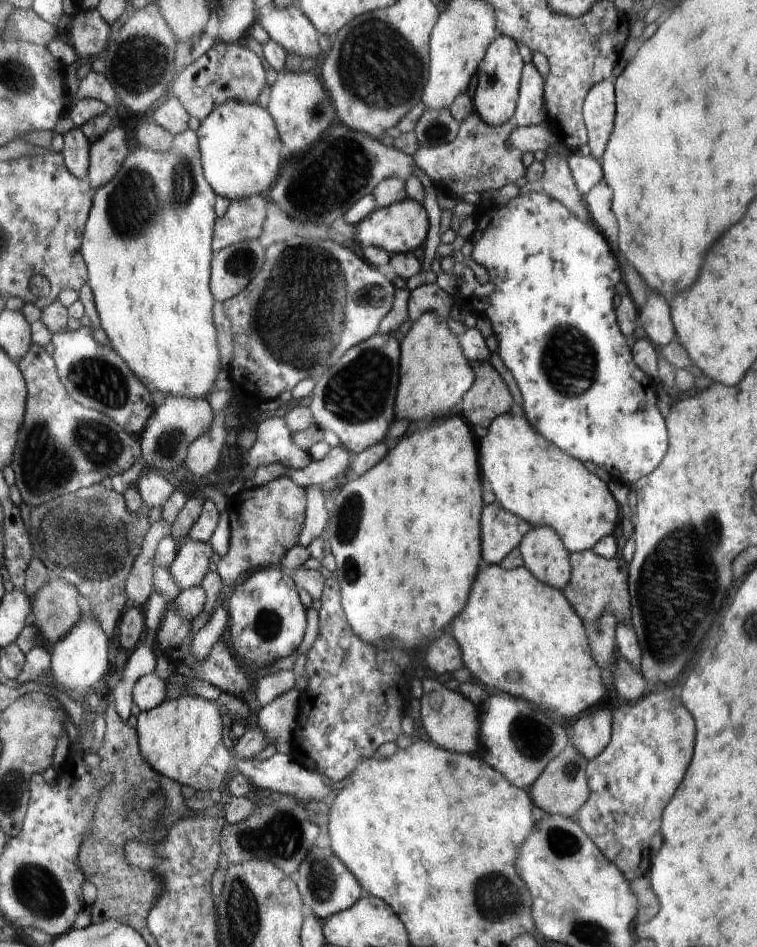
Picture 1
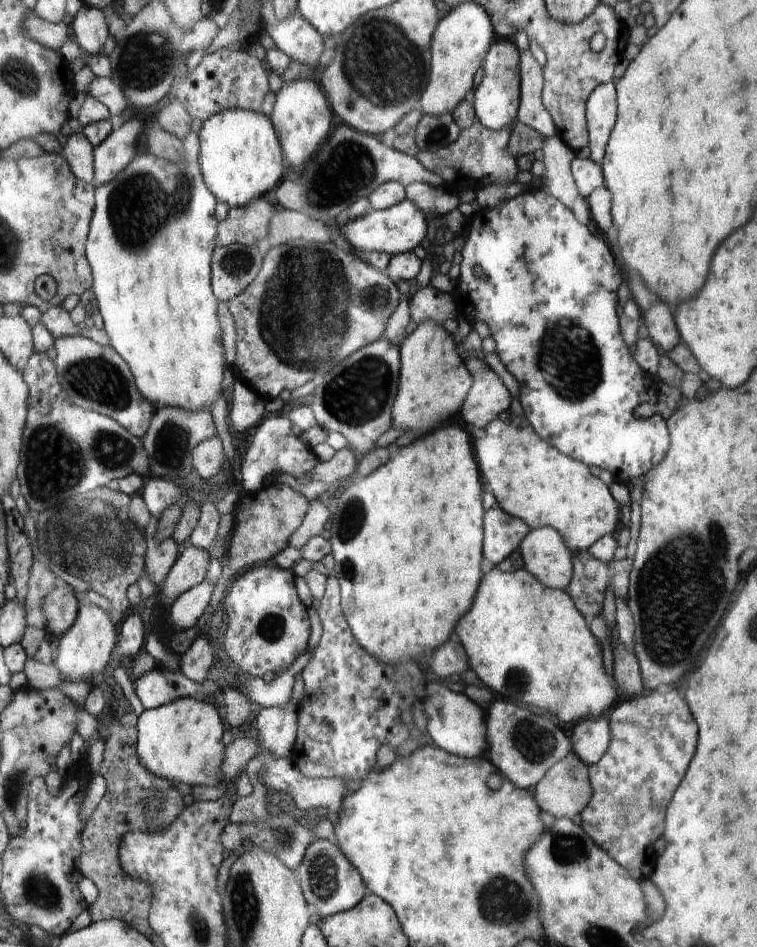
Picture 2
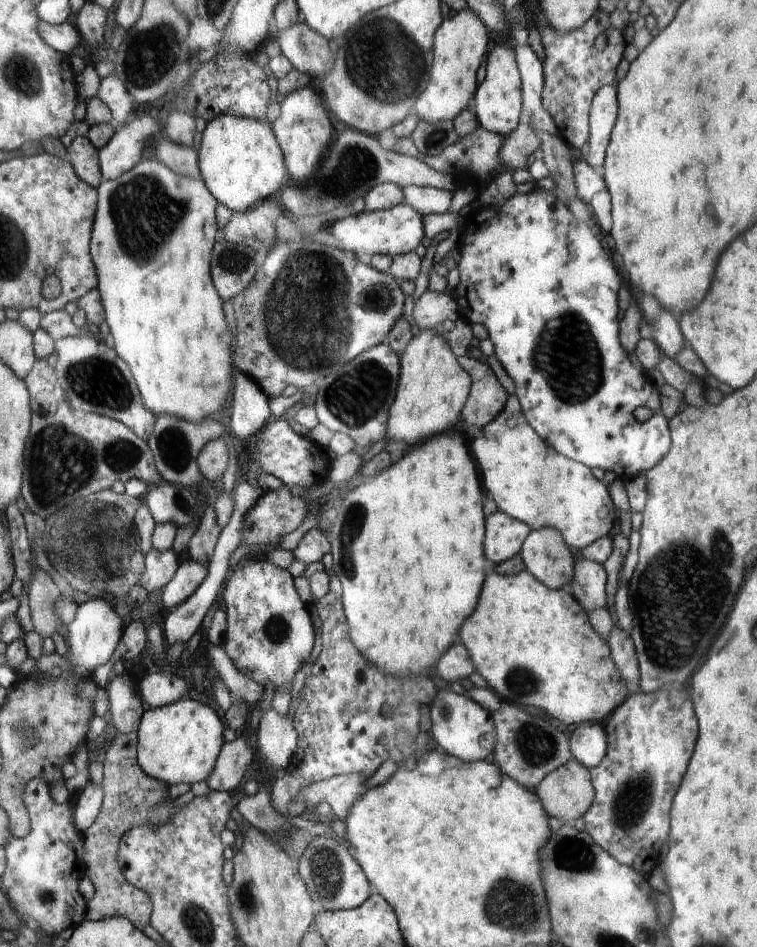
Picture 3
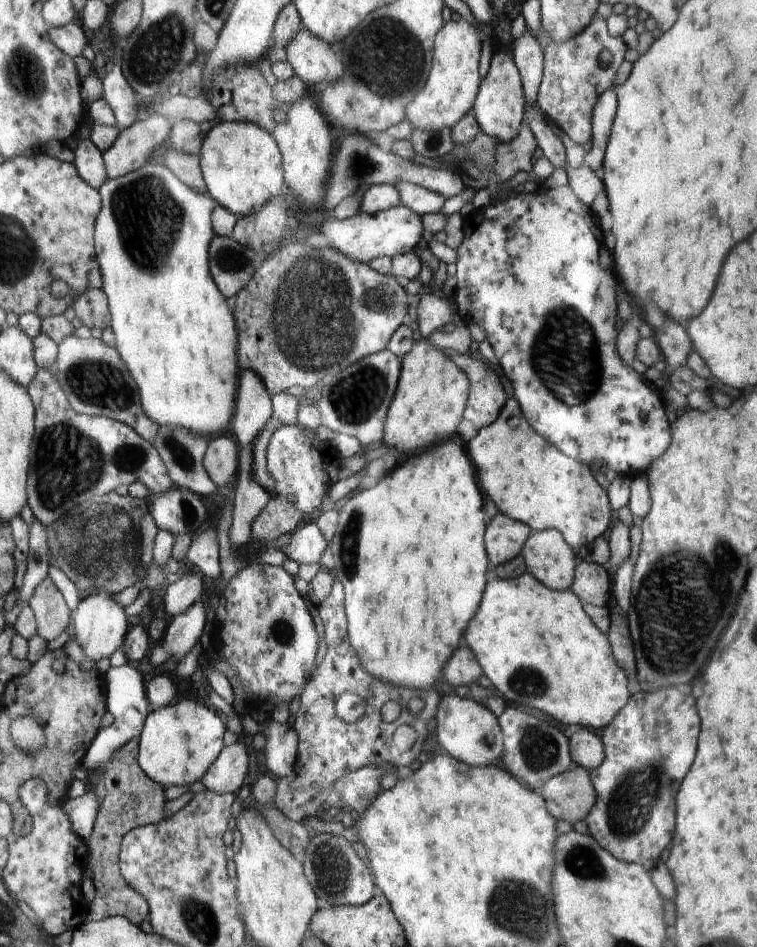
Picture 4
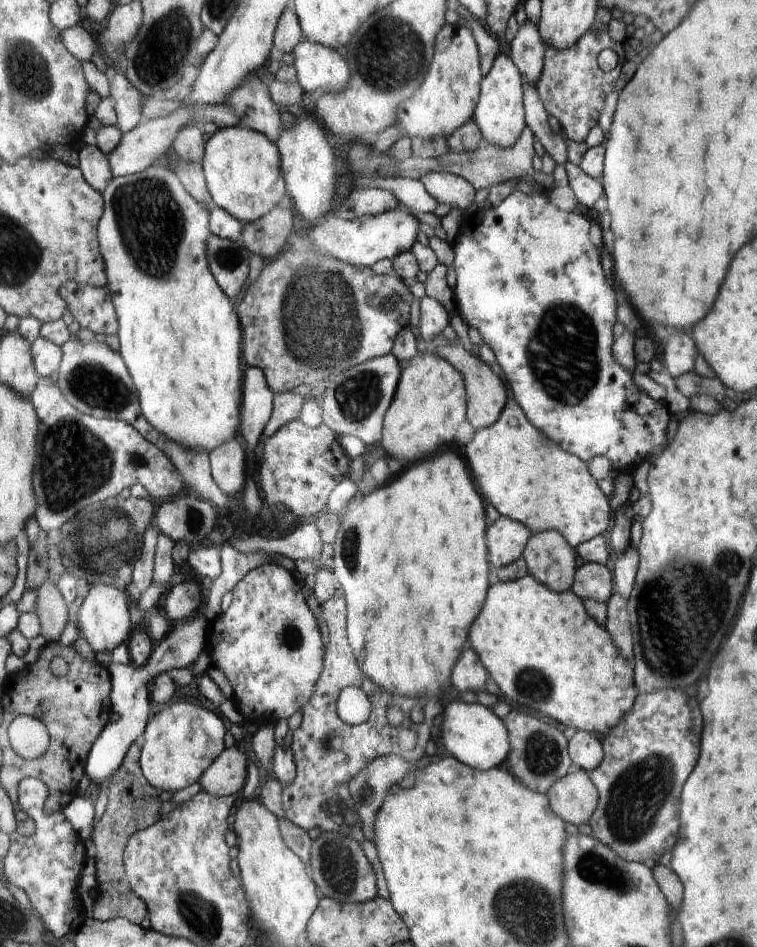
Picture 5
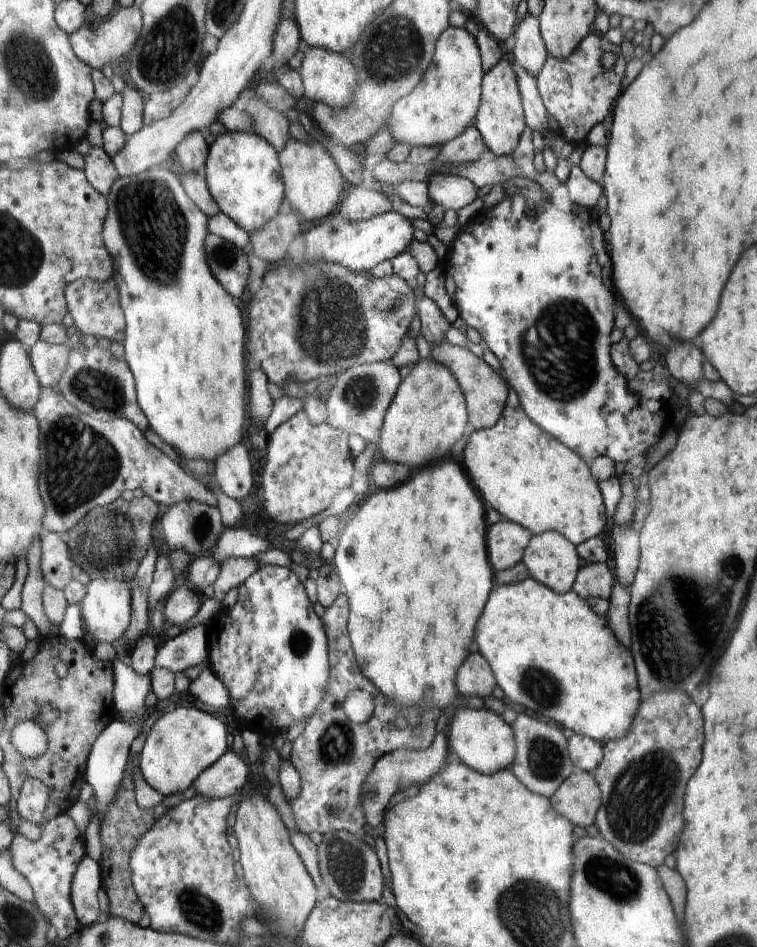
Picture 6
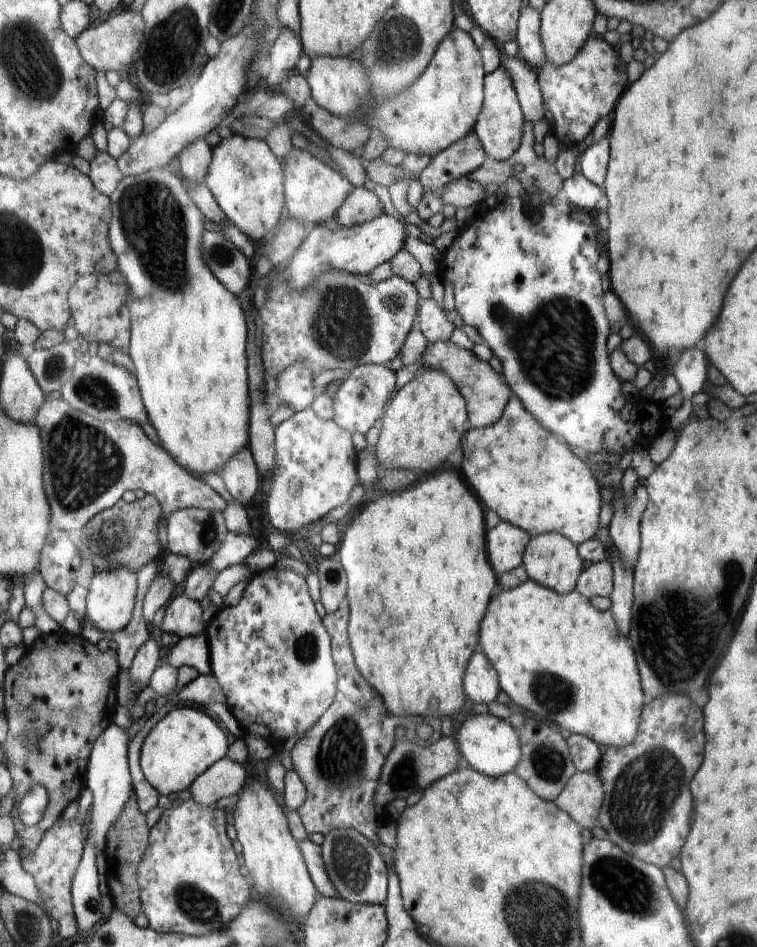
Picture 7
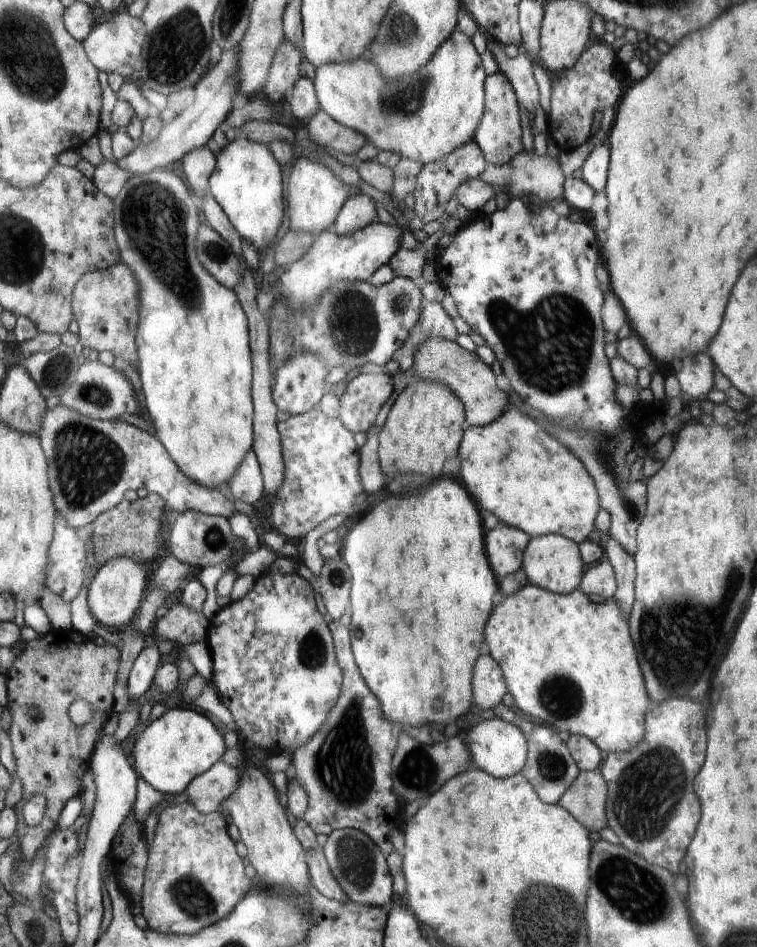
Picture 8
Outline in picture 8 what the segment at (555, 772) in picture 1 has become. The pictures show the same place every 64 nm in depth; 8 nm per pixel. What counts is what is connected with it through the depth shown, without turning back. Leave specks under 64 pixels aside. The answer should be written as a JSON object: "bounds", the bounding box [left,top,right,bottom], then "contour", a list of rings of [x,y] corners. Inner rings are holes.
{"bounds":[557,770,607,832],"contour":[[[592,770],[580,773],[557,804],[571,812],[588,830],[599,832],[607,826],[606,802],[607,781]]]}

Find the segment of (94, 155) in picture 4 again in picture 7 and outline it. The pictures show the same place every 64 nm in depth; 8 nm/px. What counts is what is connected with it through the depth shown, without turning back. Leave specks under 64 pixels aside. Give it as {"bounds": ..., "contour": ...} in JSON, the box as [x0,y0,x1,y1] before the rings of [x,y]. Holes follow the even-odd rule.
{"bounds":[89,152,126,197],"contour":[[[99,152],[91,162],[92,172],[89,174],[95,185],[104,194],[111,197],[120,183],[126,178],[125,172],[120,168],[117,158],[110,152]]]}

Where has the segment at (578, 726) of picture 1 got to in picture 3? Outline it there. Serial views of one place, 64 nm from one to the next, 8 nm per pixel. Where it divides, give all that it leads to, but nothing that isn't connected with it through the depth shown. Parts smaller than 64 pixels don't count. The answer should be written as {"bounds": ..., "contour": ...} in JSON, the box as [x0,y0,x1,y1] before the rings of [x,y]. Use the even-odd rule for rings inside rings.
{"bounds":[571,723,607,767],"contour":[[[594,723],[577,725],[571,738],[571,751],[584,766],[595,767],[603,761],[607,750],[604,726]]]}

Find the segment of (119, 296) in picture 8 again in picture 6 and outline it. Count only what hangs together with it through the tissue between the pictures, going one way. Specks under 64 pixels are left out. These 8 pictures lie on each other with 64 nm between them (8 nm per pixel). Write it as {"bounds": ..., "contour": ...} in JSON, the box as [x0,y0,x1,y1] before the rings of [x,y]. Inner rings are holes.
{"bounds":[66,276,127,344],"contour":[[[115,276],[104,282],[91,278],[74,280],[66,290],[66,300],[74,324],[84,335],[92,334],[98,339],[106,337],[123,344],[126,342],[127,316],[121,301],[120,285]]]}

